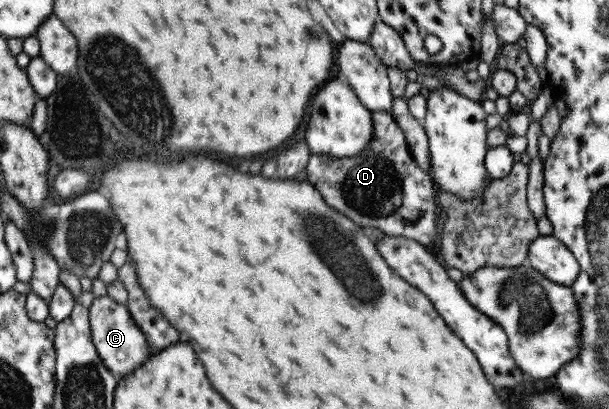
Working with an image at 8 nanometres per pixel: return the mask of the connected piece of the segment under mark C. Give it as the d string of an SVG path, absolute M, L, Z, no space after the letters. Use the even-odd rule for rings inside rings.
M107 295L92 300L88 309L88 323L95 352L103 366L119 379L139 368L146 358L157 351L148 346L144 334L132 320L127 307L123 303L114 302Z

